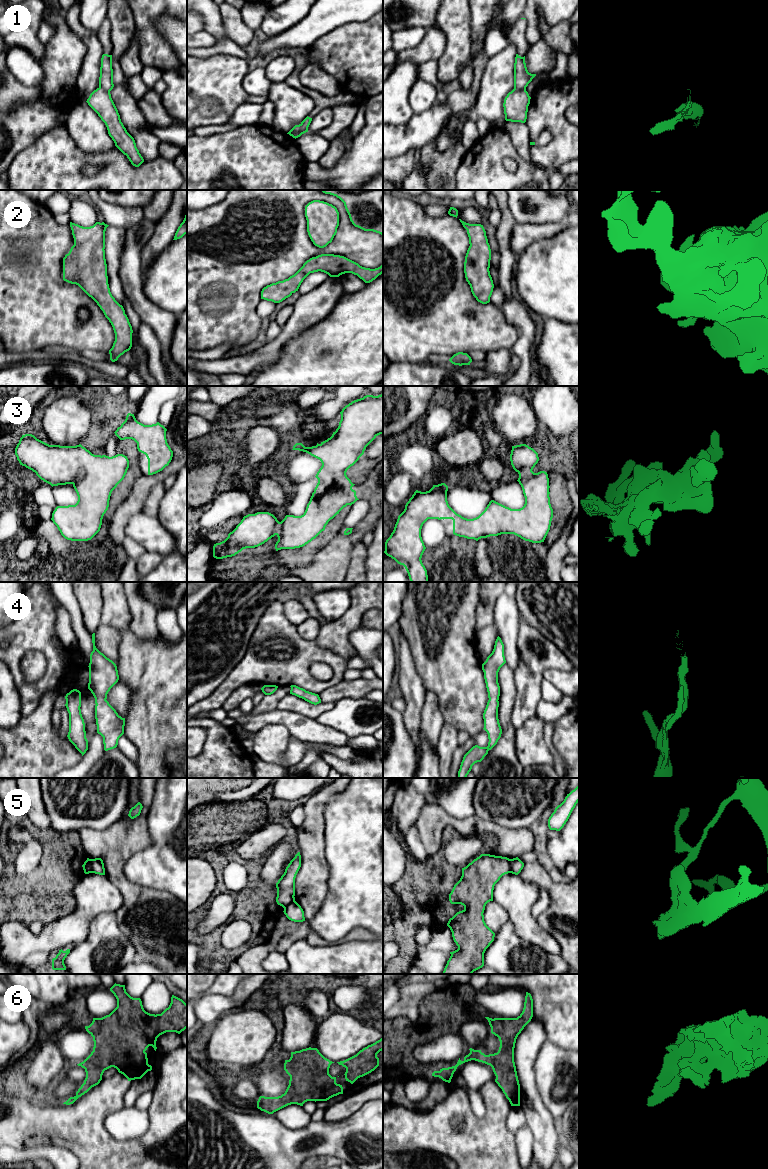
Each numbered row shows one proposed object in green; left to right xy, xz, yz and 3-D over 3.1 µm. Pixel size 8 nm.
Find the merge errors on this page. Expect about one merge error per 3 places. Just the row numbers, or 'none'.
1, 5

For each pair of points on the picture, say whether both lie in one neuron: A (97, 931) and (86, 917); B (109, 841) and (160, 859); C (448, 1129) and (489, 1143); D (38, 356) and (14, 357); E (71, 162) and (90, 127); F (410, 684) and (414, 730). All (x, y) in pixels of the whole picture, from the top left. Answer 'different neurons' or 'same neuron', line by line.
A: different neurons
B: different neurons
C: same neuron
D: same neuron
E: different neurons
F: same neuron

